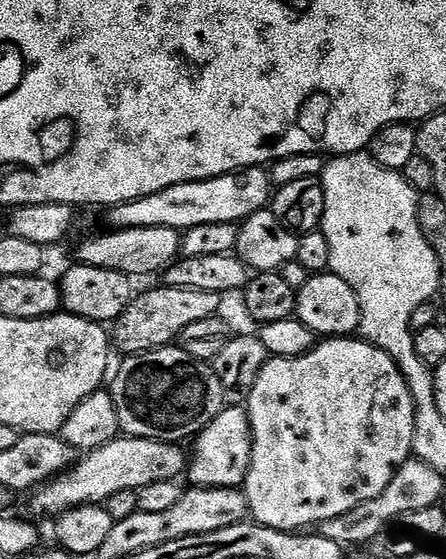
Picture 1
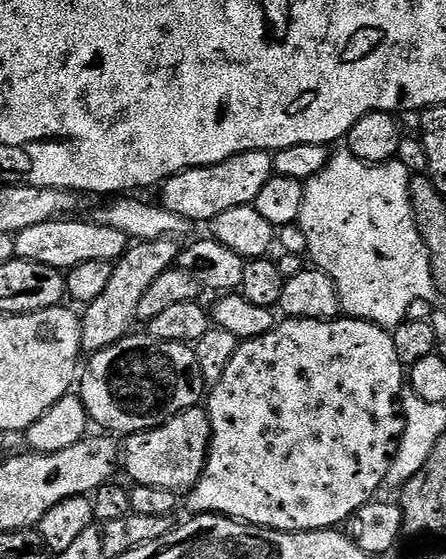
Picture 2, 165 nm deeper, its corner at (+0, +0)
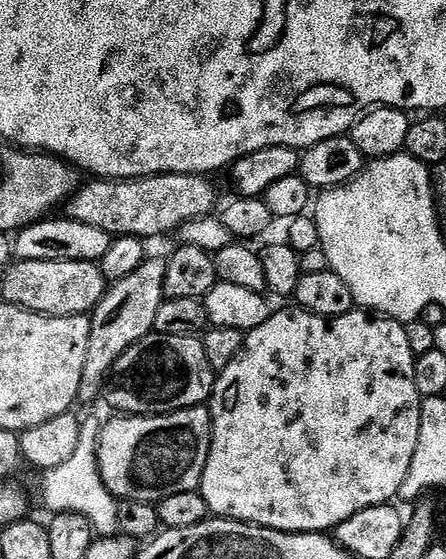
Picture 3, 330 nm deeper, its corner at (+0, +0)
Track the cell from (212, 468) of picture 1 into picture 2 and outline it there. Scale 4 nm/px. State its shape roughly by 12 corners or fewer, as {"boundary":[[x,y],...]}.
{"boundary":[[197,406],[127,437],[133,485],[191,490],[212,423]]}

